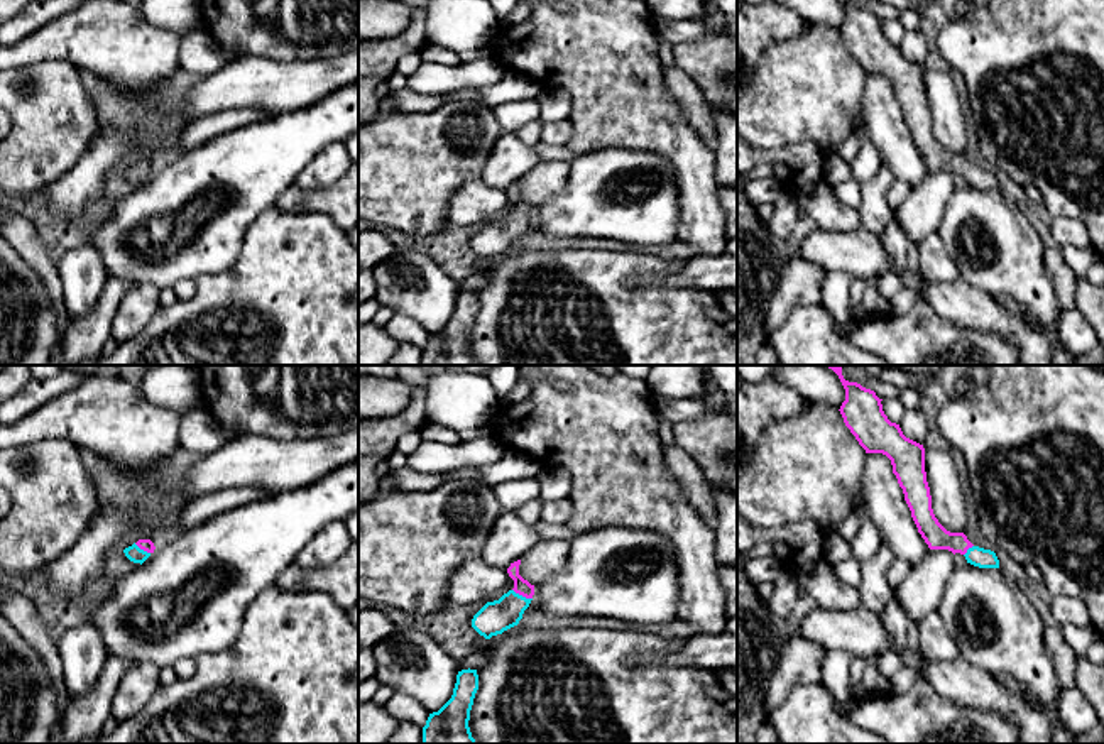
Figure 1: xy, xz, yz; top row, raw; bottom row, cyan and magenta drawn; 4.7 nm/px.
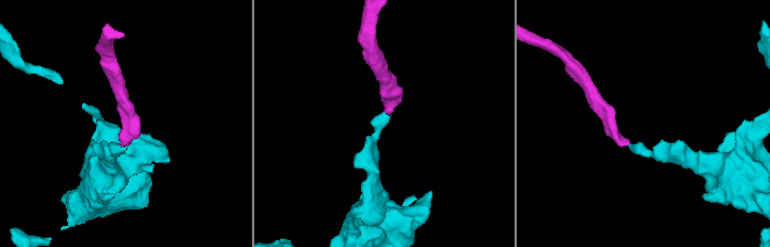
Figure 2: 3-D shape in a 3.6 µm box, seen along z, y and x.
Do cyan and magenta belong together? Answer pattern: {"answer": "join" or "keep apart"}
{"answer": "join"}

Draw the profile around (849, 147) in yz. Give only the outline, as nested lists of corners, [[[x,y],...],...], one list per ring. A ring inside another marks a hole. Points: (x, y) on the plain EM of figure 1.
[[[854,132],[835,149],[835,152],[847,162],[852,162],[859,152],[861,140],[862,137]]]

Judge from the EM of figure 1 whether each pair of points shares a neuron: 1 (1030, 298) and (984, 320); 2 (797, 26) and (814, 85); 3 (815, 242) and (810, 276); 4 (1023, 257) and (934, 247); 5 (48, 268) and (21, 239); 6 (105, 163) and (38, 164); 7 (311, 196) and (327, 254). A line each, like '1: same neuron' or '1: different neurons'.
1: different neurons
2: different neurons
3: different neurons
4: different neurons
5: same neuron
6: different neurons
7: different neurons

